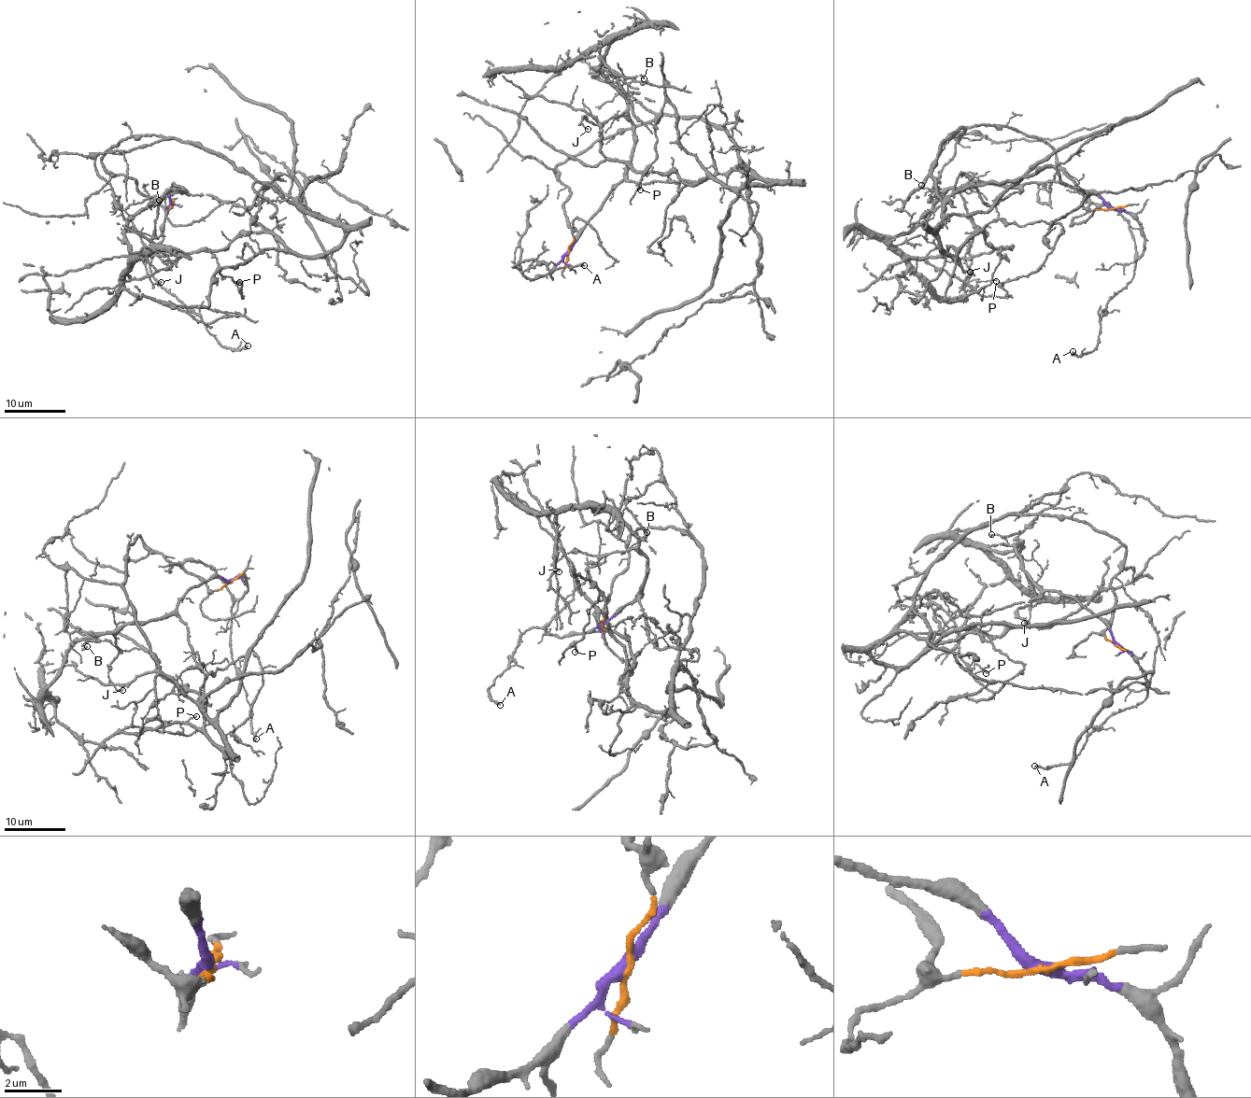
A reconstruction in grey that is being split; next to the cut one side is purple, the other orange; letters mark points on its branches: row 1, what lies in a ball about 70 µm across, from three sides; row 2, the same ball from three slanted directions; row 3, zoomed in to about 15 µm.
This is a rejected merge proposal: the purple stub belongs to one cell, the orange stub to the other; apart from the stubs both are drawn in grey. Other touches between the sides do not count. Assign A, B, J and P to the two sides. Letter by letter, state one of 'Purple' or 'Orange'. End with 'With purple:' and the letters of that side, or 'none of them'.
A: Purple
B: Purple
J: Purple
P: Orange
With purple: A, B, J

